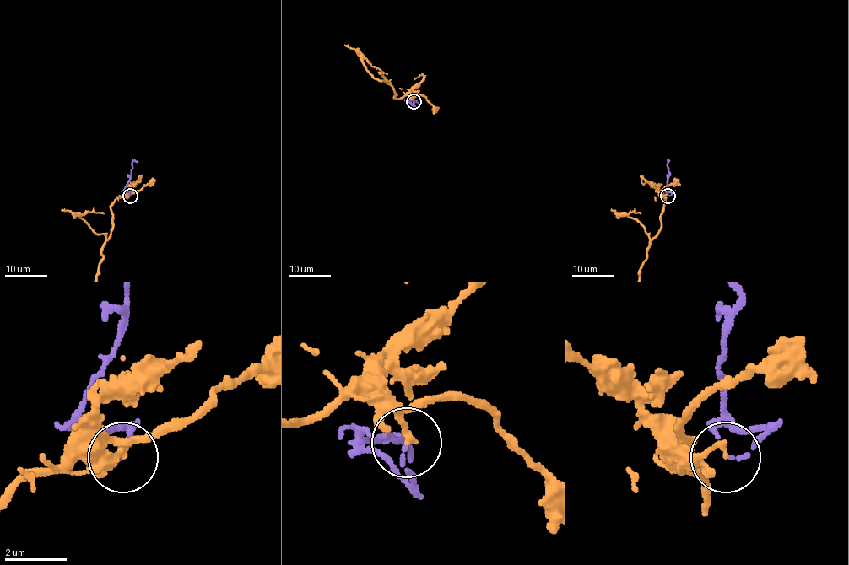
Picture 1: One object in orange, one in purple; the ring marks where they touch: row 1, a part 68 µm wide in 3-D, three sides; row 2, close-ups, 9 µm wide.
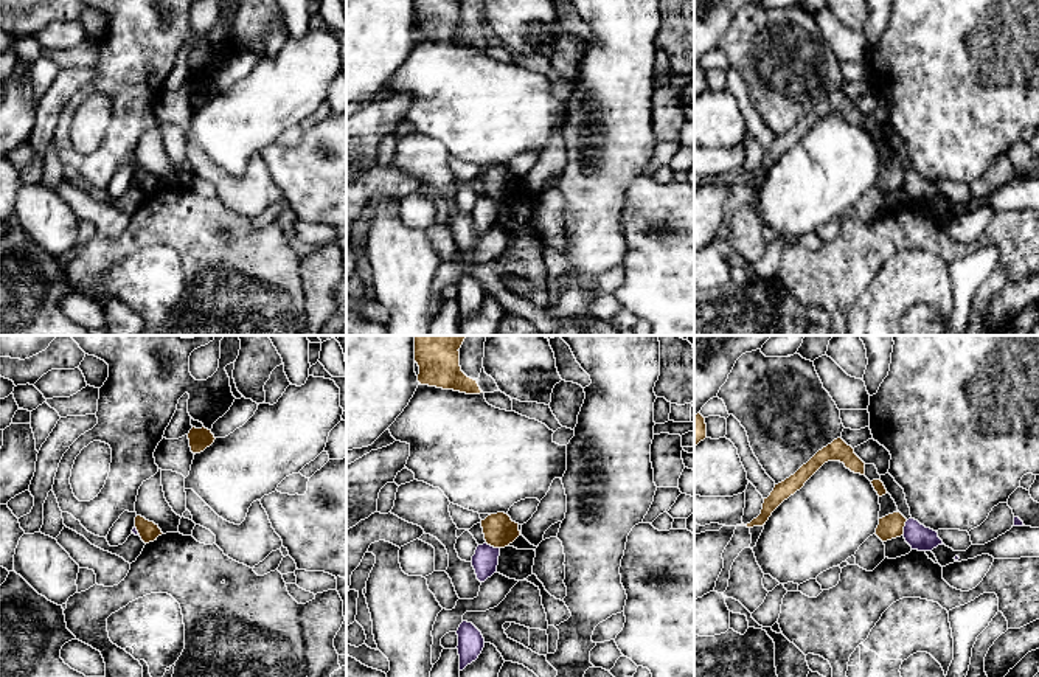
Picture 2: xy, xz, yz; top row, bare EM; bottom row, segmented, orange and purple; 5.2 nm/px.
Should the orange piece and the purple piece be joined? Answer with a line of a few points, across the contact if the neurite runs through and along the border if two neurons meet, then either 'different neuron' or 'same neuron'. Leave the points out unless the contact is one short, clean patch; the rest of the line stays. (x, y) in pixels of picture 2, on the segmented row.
line yz (907, 520), (901, 534); different neuron

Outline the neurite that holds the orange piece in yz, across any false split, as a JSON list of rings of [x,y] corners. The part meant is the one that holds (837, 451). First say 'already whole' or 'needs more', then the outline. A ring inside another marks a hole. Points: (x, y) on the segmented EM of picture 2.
already whole | [[[842,438],[818,450],[806,464],[803,464],[794,475],[775,484],[773,491],[764,498],[761,514],[747,523],[747,528],[763,526],[772,512],[791,495],[800,491],[804,483],[828,461],[840,461],[854,474],[865,475],[865,463],[854,453]]]

